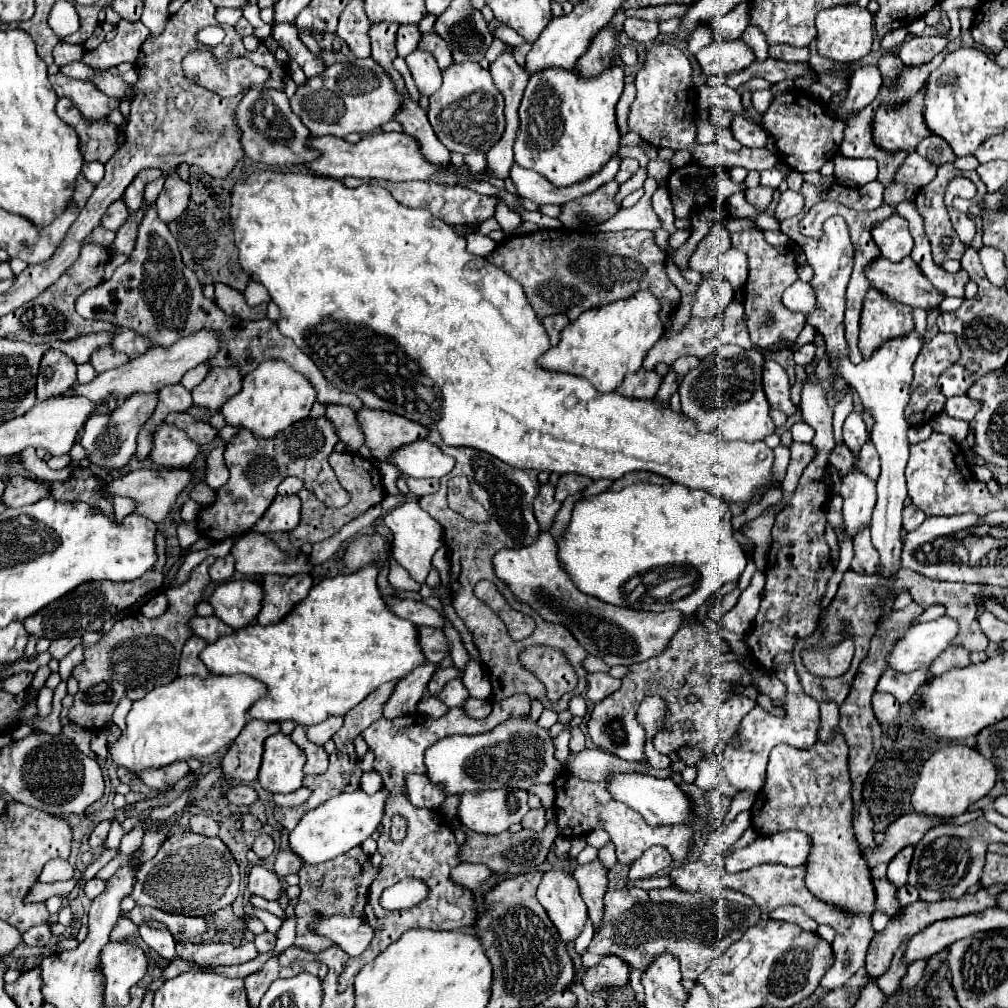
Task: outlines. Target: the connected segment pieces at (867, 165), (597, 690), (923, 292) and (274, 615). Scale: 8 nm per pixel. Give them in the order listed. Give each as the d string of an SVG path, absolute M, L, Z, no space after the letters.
M843 154L833 156L835 180L843 186L865 186L877 178L877 162L861 158L845 158Z
M591 672L587 674L587 696L591 702L601 702L621 686L619 678L609 676L609 672Z
M907 256L901 262L889 262L887 258L877 258L869 264L869 282L895 298L913 308L933 310L945 298L941 292L933 288L933 284L921 274L921 268Z
M265 574L263 576L263 600L261 600L261 612L257 616L257 622L261 626L279 622L295 604L299 604L311 590L313 578L309 574L295 574L295 576L275 576Z

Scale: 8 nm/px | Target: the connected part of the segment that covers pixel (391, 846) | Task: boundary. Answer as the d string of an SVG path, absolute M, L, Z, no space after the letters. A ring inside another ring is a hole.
M393 794L393 802L389 802L387 810L385 810L385 818L383 818L383 832L377 840L379 844L379 852L383 856L381 862L381 872L379 876L373 880L371 884L371 894L369 894L369 904L373 908L373 914L377 918L375 928L375 938L373 942L367 946L367 950L361 956L349 958L343 974L339 976L338 988L346 989L353 985L355 974L369 962L373 962L389 944L397 942L397 938L401 938L407 930L411 928L431 928L431 930L459 930L459 928L467 928L473 926L477 912L473 906L473 896L467 888L457 886L455 882L449 882L449 870L453 866L457 866L457 842L453 832L449 830L449 826L443 826L443 820L437 812L427 810L427 808L415 808L409 798L405 798L403 794ZM399 814L407 820L407 836L397 844L389 838L389 830L391 830L391 818ZM403 878L419 878L429 886L429 894L425 900L419 902L419 906L411 908L411 910L403 910L403 912L389 912L383 910L379 906L379 896L385 888L393 886L395 882L403 880Z

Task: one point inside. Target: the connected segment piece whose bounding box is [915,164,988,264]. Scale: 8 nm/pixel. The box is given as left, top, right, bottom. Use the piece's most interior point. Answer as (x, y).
(929, 200)

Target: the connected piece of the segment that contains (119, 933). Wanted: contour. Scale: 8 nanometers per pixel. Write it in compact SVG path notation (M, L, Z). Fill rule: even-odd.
M121 918L119 922L117 922L117 926L113 928L113 934L111 934L111 940L115 942L121 942L123 938L127 938L127 936L131 936L133 932L137 932L137 926L133 926L131 922L127 922L127 918Z

